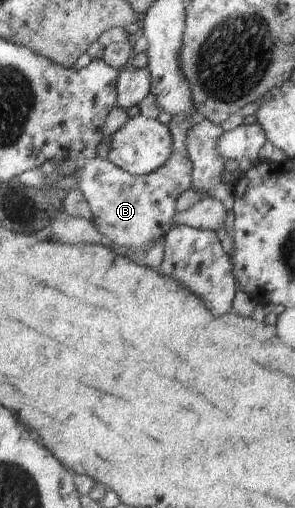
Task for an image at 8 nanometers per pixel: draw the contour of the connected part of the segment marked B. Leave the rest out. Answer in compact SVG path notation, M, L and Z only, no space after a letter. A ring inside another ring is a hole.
M173 116L169 123L174 137L174 150L160 170L136 176L109 159L95 157L73 173L79 189L85 194L91 206L97 229L111 238L113 243L132 250L140 250L151 239L163 237L172 228L171 221L177 213L177 199L193 187L193 161L187 152L190 131L203 121L204 117Z

